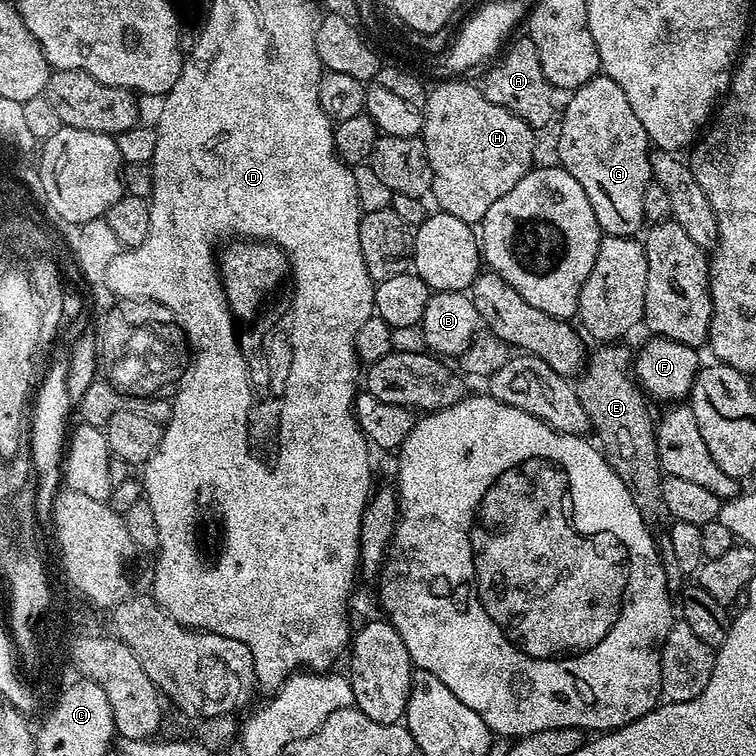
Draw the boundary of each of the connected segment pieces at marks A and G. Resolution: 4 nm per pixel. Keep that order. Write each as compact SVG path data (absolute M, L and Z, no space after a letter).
M527 38L519 39L513 39L499 53L495 61L497 64L485 74L482 81L484 97L494 106L502 106L518 114L518 118L525 120L533 130L541 130L540 128L546 127L551 122L552 115L554 120L558 112L558 104L556 108L555 102L552 101L554 89L546 74L542 74L542 62L538 62L538 50L534 42Z
M597 74L569 96L572 97L565 108L563 105L559 117L560 137L556 140L559 167L566 169L578 186L586 190L601 233L635 237L645 227L642 197L646 195L646 186L653 183L646 130L642 130L642 122L630 110L622 86L606 75Z

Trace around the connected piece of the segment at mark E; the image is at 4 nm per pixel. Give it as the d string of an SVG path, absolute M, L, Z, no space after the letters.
M604 342L596 346L593 352L591 349L574 385L582 409L588 415L591 431L596 432L595 439L600 451L608 459L608 465L614 474L618 474L618 478L622 478L622 482L626 482L626 490L630 490L634 506L638 506L644 517L652 518L662 508L662 473L656 445L656 425L654 416L648 413L649 397L632 373L633 349L623 348L622 345L620 342Z

